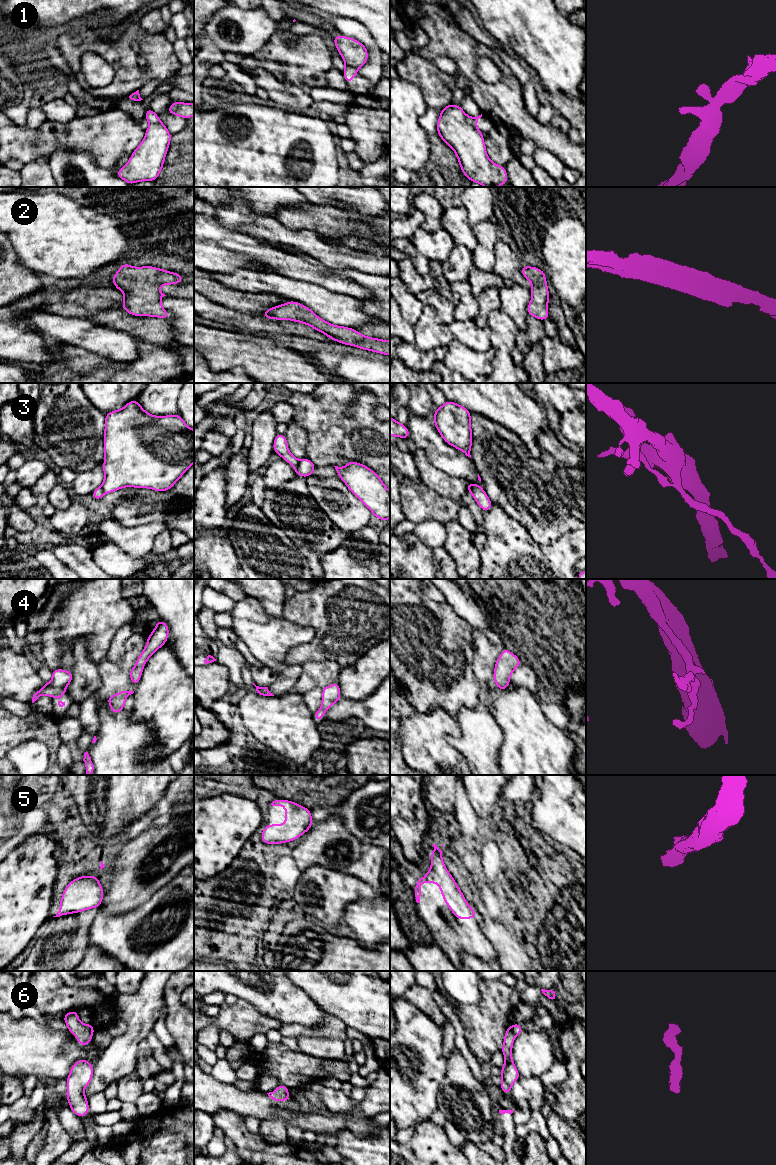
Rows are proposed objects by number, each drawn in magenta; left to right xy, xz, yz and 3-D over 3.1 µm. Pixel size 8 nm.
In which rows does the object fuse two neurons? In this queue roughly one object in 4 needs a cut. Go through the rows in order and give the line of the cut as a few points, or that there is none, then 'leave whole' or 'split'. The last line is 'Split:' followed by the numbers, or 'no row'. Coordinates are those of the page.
1: cut yz (464, 114), (464, 118), (479, 131); split
2: cut none; leave whole
3: cut xz (298, 460), (298, 471), (301, 475); split
4: cut none; leave whole
5: cut none; leave whole
6: cut none; leave whole
Split: 1, 3

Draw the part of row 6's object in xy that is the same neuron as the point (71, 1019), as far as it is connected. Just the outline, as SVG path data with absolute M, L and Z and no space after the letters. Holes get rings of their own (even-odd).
M76 1010L66 1013L63 1020L68 1027L68 1031L76 1036L81 1046L87 1046L92 1041L92 1035L95 1031L93 1024L81 1023Z

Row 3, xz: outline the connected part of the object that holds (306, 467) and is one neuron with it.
M307 458L300 459L298 462L299 472L301 476L305 478L311 476L316 467L317 466Z

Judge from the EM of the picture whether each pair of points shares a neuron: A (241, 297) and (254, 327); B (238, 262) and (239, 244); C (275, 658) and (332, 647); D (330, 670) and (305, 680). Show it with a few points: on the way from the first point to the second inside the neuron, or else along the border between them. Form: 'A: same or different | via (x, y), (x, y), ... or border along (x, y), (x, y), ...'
A: different | border along (226, 306), (261, 316)
B: different | border along (217, 243), (260, 260)
C: different | border along (305, 643), (294, 646), (288, 652), (286, 664)
D: same | via (324, 673), (315, 674), (311, 677)

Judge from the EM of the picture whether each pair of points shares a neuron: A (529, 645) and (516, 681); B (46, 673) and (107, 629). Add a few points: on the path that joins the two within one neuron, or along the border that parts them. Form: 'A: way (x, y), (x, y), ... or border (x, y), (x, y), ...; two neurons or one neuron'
A: border (522, 662), (530, 666), (536, 676), (536, 682); two neurons
B: border (44, 663), (52, 670); two neurons

